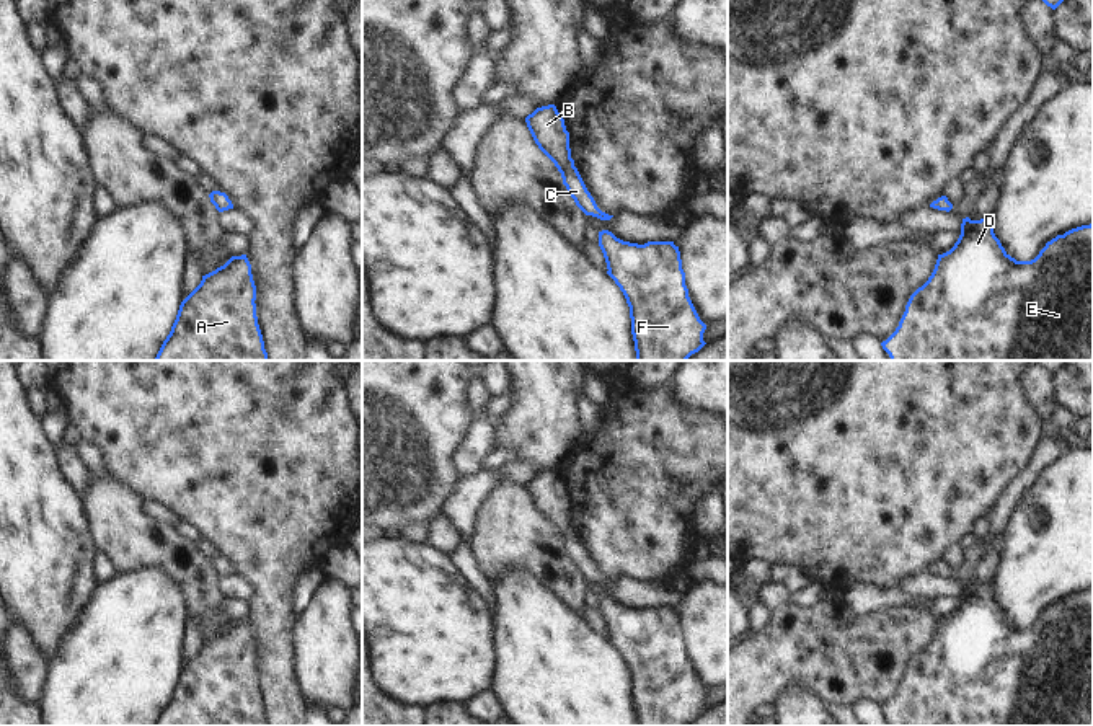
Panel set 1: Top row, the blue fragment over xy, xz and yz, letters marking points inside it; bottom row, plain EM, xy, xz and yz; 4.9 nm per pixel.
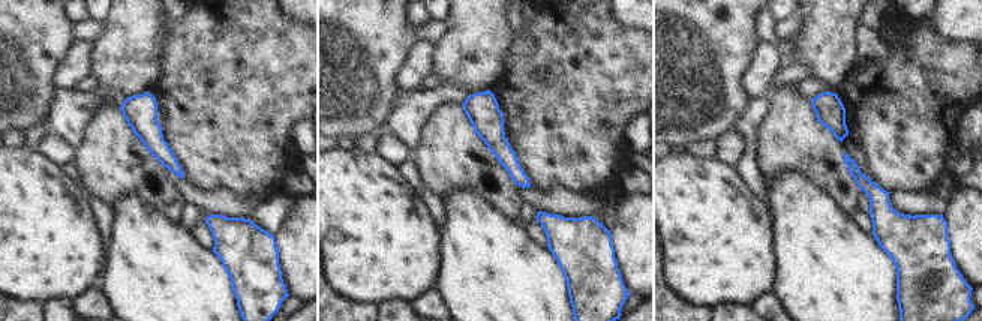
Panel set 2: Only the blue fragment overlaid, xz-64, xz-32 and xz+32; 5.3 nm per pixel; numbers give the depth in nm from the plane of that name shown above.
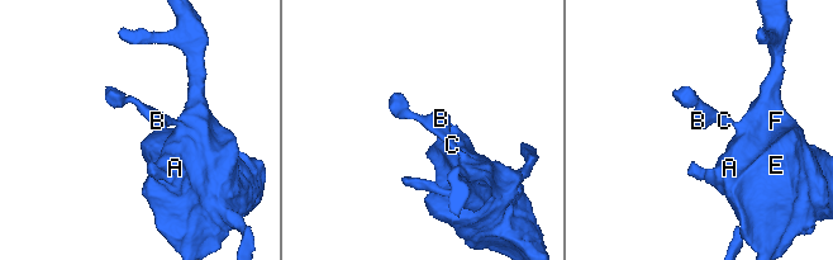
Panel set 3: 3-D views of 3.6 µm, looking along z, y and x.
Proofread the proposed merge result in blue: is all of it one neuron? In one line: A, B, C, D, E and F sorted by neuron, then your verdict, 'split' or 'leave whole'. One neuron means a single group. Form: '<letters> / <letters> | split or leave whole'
A B C D E F | leave whole

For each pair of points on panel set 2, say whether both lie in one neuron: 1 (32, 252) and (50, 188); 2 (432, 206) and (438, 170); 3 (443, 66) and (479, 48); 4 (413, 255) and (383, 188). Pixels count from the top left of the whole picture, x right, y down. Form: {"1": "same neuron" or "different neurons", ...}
{"1": "same neuron", "2": "different neurons", "3": "same neuron", "4": "same neuron"}

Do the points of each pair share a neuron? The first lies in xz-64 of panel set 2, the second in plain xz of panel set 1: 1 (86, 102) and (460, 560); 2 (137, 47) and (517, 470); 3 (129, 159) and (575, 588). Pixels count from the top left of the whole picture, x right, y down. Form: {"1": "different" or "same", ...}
{"1": "same", "2": "different", "3": "same"}

